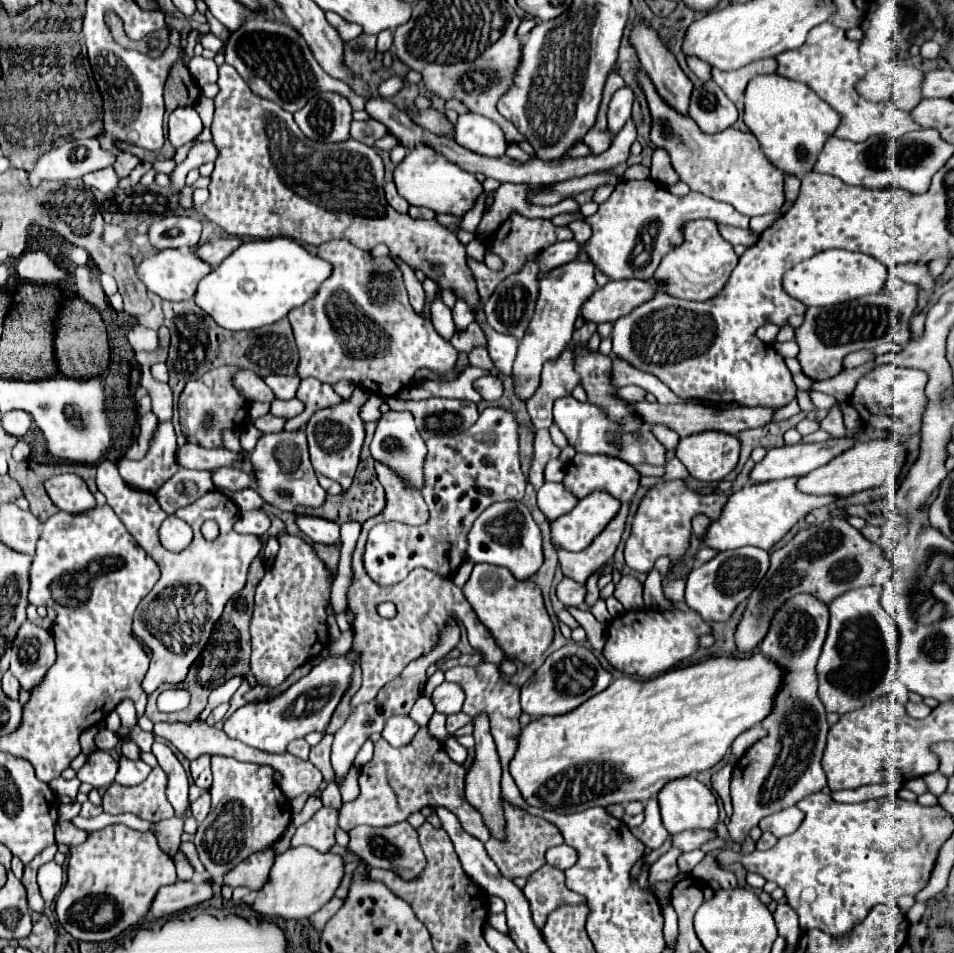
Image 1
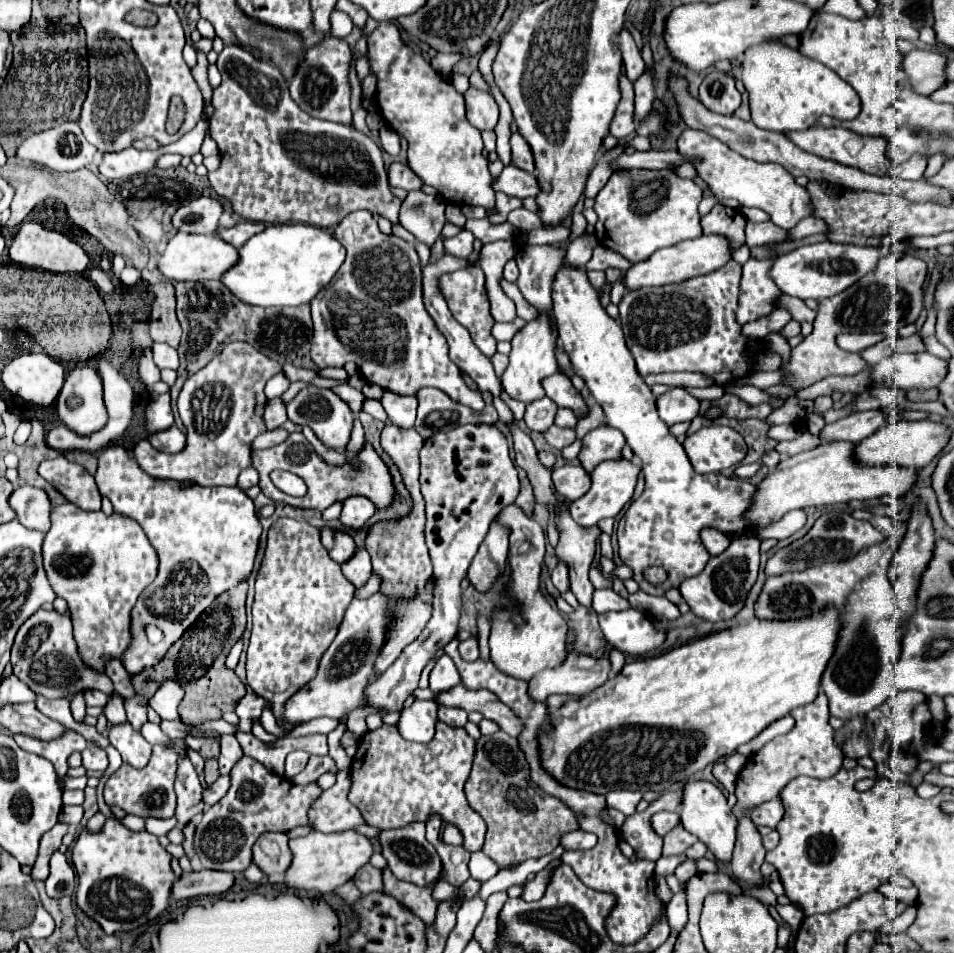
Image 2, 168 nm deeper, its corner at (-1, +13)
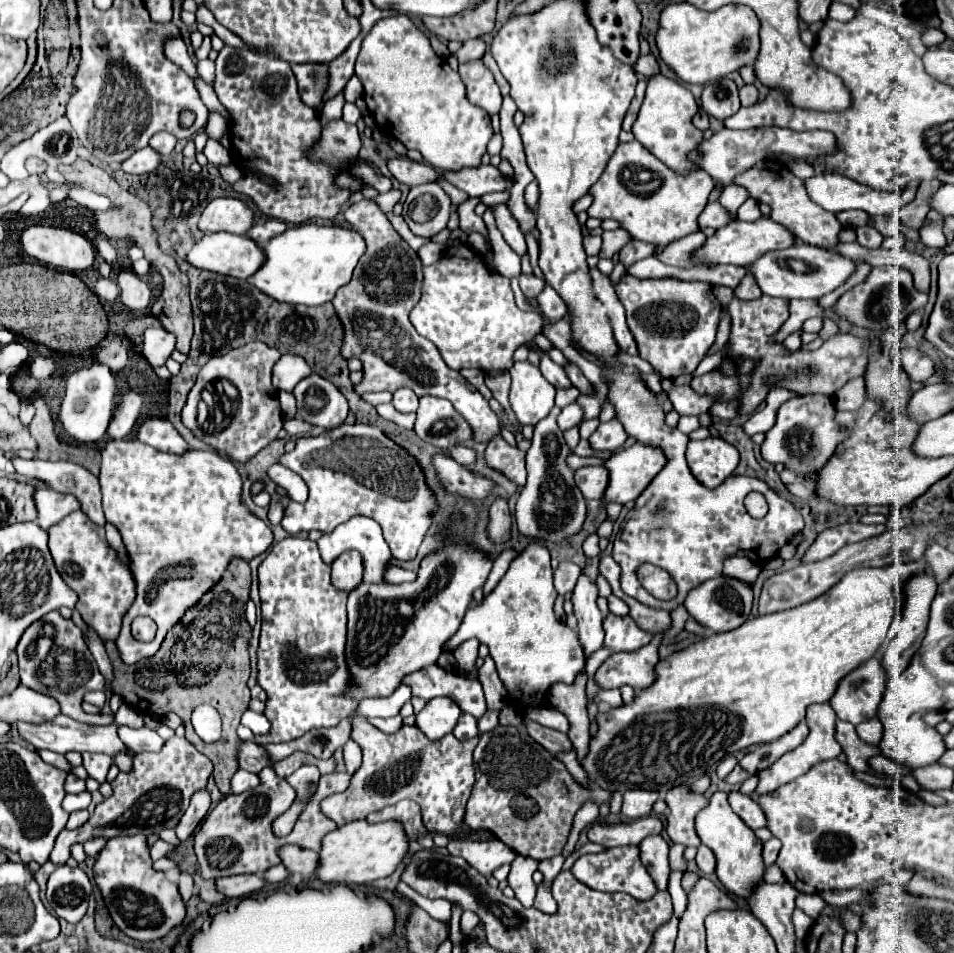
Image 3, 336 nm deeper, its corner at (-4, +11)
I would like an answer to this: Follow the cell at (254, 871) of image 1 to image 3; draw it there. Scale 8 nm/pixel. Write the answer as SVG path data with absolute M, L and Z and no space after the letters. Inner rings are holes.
M282 846L278 850L278 856L284 864L284 868L290 874L302 874L302 876L314 876L314 866L318 864L318 854L300 846Z

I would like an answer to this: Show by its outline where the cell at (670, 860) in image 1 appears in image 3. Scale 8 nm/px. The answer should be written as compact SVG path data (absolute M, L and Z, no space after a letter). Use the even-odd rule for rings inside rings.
M674 788L666 792L668 816L666 816L666 832L674 844L684 846L700 846L700 838L694 830L694 818L702 806L706 806L704 794L692 794L690 788Z

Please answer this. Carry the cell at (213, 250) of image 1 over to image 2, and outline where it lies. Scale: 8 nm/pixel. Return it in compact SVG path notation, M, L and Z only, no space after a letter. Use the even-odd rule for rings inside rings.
M239 222L235 224L233 228L225 228L225 230L219 230L219 236L223 240L227 240L229 244L233 244L235 248L241 248L251 236L259 234L265 230L265 224L255 224L255 222Z

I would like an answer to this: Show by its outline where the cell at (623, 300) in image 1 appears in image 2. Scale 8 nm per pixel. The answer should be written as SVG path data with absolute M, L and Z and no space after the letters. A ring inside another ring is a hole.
M703 234L695 240L685 240L685 242L679 242L679 244L671 246L671 248L663 248L663 250L655 252L651 256L651 260L637 262L625 274L625 288L637 290L637 288L643 288L643 286L663 286L663 284L683 282L683 280L689 280L693 276L715 272L717 268L727 264L731 260L731 256L733 256L733 246L727 240L727 236L719 236L719 234L705 236Z

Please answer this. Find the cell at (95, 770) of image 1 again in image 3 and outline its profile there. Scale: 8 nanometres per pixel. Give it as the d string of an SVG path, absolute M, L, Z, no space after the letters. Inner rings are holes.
M94 752L94 754L82 754L84 762L82 766L88 770L88 774L92 778L96 778L98 782L104 782L106 780L106 774L112 766L112 758L108 754L100 754L100 752Z

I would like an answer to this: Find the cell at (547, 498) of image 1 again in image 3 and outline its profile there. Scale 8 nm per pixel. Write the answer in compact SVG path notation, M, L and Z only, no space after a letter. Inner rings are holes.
M584 466L574 470L576 486L586 500L600 500L602 490L606 490L606 468L604 466Z

